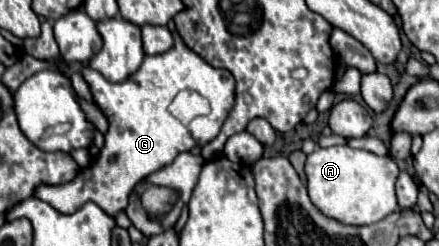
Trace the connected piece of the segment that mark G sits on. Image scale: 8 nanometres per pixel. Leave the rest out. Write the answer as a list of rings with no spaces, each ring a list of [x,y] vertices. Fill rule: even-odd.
[[[174,34],[176,44],[162,54],[144,56],[138,72],[134,72],[124,82],[108,82],[100,72],[84,68],[82,76],[90,84],[94,102],[106,114],[110,128],[106,132],[106,144],[100,150],[96,162],[80,172],[76,180],[64,186],[40,186],[36,190],[38,198],[52,202],[56,210],[70,214],[78,210],[84,202],[96,202],[108,216],[116,216],[128,206],[128,198],[138,182],[148,178],[152,172],[168,166],[178,152],[192,150],[194,146],[204,146],[214,140],[228,118],[234,102],[234,82],[228,70],[216,70],[208,66],[196,52],[192,52],[178,34]],[[180,90],[192,90],[204,96],[212,112],[208,116],[196,118],[190,126],[180,124],[170,112],[168,104]]]

